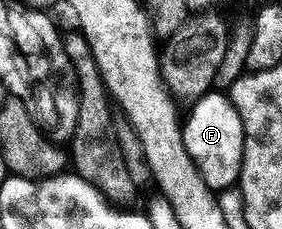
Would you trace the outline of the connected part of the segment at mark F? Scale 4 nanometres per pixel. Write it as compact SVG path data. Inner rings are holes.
M211 92L199 98L189 107L190 115L185 115L182 128L182 139L200 172L204 176L204 184L215 192L233 187L242 171L242 149L244 148L244 132L242 121L236 108L230 103L225 93Z

